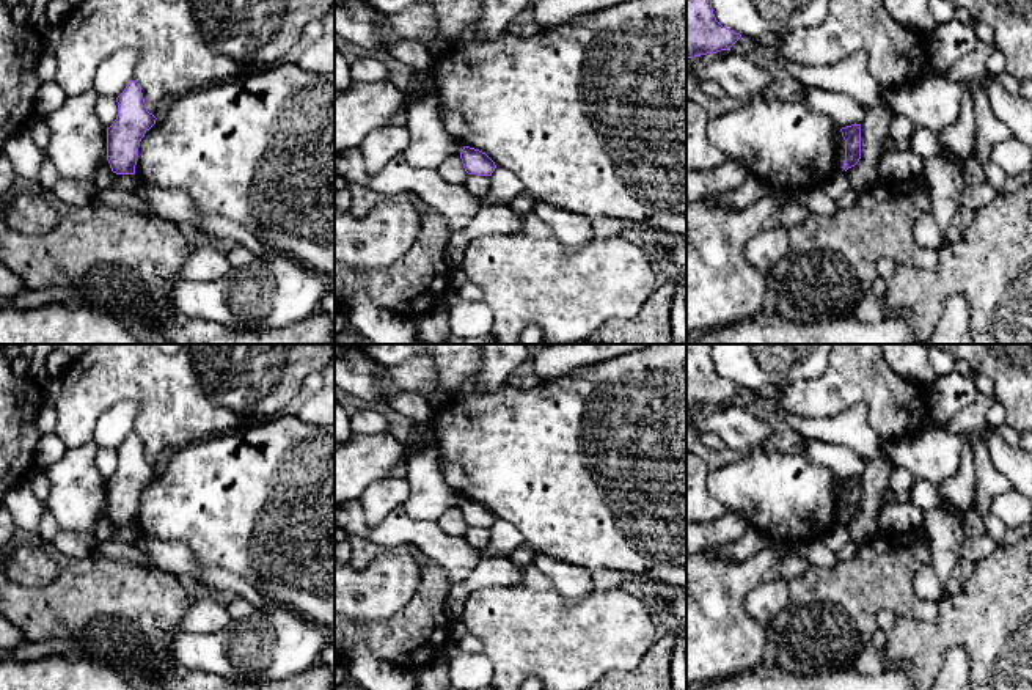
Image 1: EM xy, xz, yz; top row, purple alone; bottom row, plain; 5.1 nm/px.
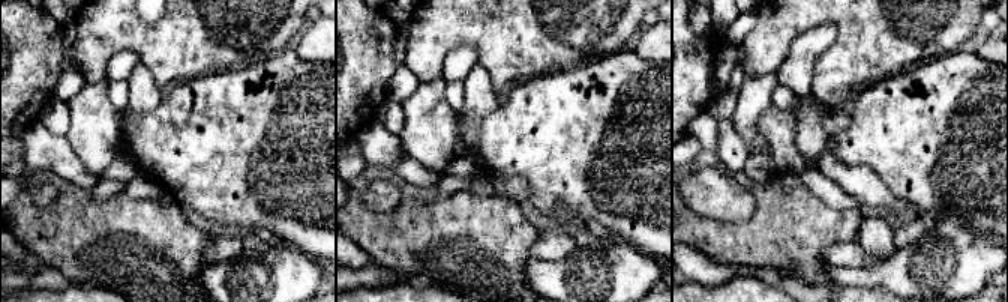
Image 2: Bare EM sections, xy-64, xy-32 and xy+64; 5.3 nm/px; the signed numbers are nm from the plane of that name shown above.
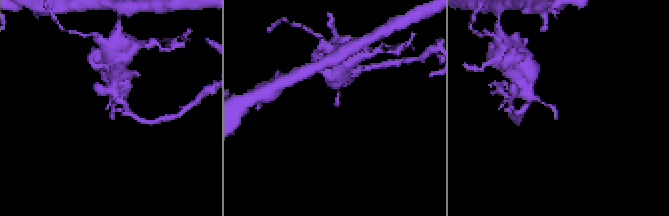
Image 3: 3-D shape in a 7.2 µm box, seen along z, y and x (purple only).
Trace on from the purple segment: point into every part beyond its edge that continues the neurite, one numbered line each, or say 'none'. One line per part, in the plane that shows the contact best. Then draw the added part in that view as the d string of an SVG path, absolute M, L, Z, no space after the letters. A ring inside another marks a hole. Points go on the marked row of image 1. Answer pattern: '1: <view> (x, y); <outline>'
none

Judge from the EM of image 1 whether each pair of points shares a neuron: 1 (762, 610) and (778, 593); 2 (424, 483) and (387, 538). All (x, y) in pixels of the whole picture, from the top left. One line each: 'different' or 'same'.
1: same
2: different

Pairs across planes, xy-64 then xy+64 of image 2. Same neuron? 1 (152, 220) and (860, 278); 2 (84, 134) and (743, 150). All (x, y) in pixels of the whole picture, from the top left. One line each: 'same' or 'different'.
1: different
2: different

